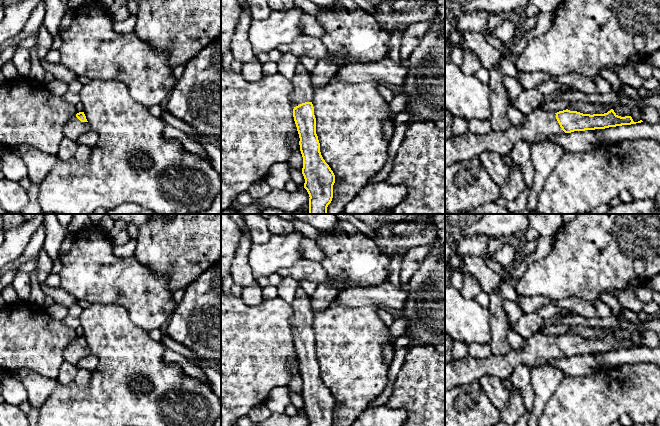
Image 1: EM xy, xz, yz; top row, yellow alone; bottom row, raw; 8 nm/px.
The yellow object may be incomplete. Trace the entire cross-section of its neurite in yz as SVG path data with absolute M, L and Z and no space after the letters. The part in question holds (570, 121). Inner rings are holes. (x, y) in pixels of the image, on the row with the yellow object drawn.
M538 108L536 111L524 116L520 126L511 125L507 131L491 131L485 135L474 134L467 131L458 136L451 136L445 140L445 167L455 162L463 162L476 158L483 151L496 152L500 156L509 155L517 141L525 141L530 145L548 141L551 136L574 131L585 131L595 129L605 129L622 125L641 123L642 120L634 122L631 116L618 116L613 109L604 114L583 114L568 109L557 113L544 111Z

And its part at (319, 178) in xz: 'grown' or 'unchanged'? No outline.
grown

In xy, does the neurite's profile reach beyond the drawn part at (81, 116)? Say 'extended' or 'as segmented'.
extended

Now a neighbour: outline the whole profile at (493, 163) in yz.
M483 151L476 158L496 184L501 186L507 181L511 168L498 153Z

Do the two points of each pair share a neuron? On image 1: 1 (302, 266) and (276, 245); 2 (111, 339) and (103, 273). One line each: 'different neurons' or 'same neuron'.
1: different neurons
2: different neurons

